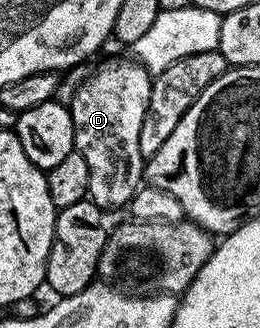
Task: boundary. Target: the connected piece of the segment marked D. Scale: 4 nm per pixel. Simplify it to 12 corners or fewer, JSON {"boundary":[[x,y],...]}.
{"boundary":[[135,59],[100,65],[70,100],[88,197],[127,206],[153,78]]}

